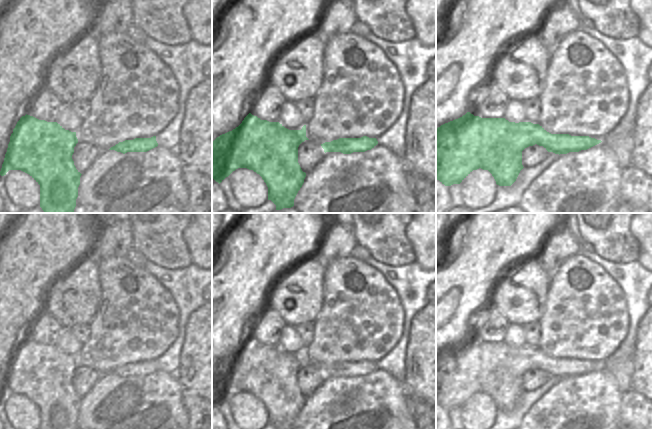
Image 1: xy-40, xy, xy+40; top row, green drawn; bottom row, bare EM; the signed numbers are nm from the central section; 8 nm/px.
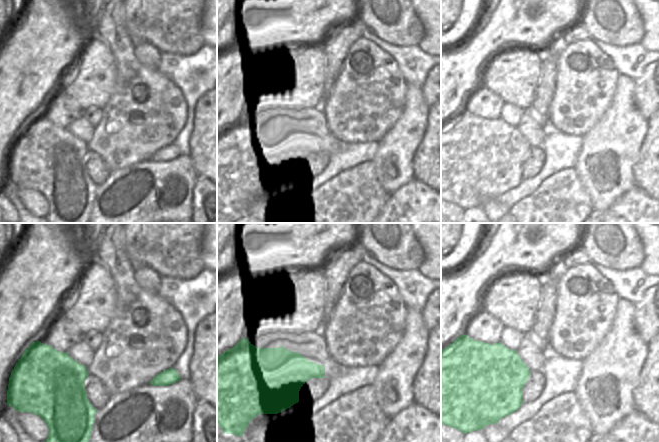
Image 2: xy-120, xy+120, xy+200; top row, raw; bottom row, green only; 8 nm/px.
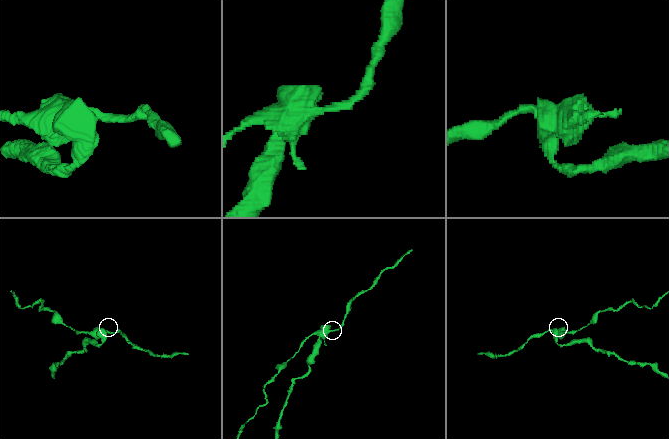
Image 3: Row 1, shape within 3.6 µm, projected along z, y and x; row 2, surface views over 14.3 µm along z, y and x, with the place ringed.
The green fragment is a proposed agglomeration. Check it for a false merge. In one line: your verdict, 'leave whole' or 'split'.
split

